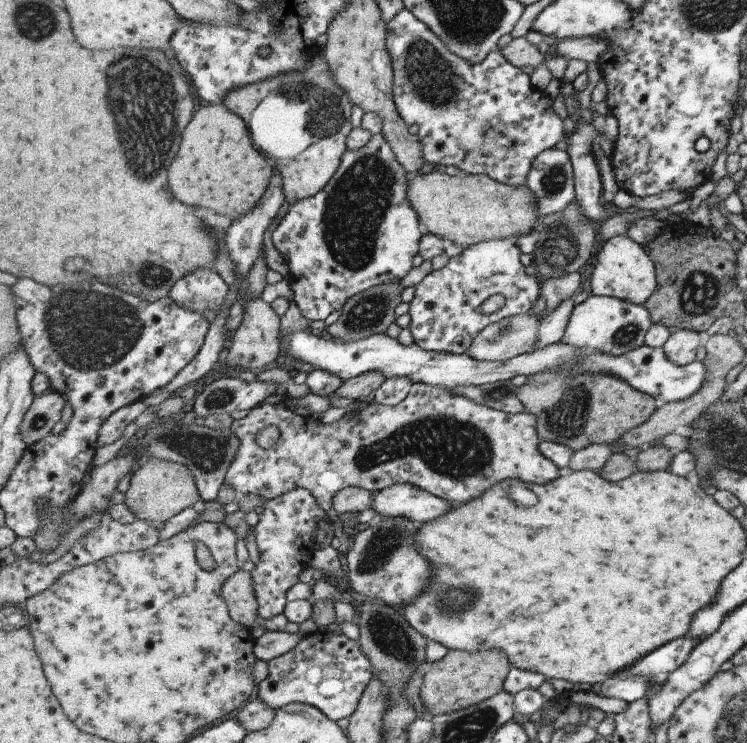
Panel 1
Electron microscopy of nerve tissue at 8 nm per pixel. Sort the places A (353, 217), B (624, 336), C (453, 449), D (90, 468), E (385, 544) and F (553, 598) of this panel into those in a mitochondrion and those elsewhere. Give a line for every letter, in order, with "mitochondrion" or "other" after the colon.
A: mitochondrion
B: mitochondrion
C: mitochondrion
D: other
E: mitochondrion
F: other

